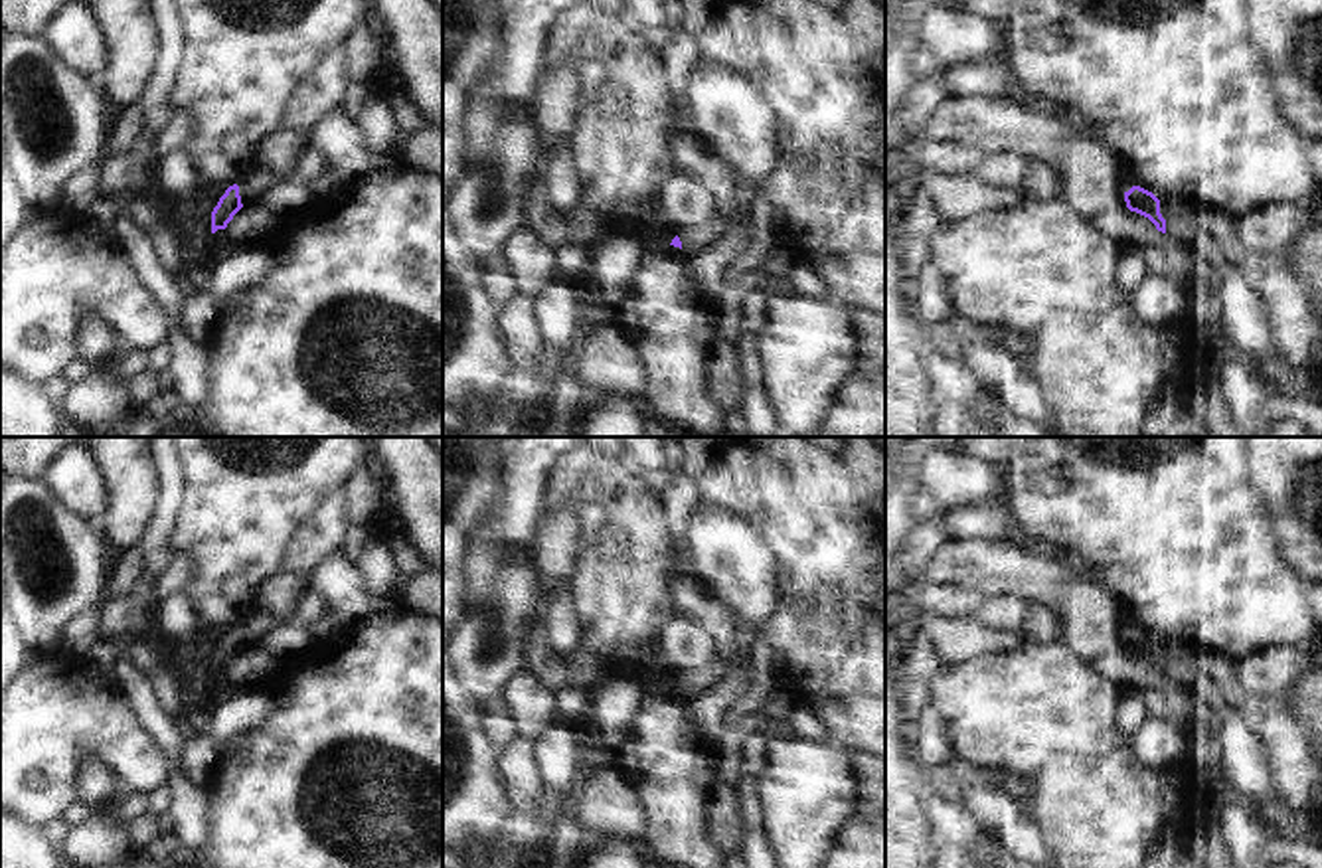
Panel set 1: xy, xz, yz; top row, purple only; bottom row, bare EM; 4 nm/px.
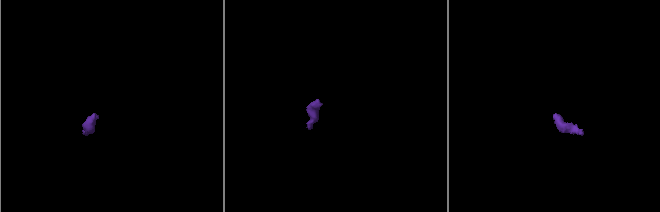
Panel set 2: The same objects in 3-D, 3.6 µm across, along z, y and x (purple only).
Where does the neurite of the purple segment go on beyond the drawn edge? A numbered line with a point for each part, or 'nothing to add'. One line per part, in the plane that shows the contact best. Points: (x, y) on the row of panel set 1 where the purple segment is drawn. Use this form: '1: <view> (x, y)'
1: xy (257, 182)

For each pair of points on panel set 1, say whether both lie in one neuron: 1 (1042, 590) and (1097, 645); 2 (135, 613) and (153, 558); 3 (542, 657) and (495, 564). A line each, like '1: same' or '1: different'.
1: same
2: different
3: different

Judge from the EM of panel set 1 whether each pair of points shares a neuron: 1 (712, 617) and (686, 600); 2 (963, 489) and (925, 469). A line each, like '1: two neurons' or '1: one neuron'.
1: one neuron
2: one neuron

